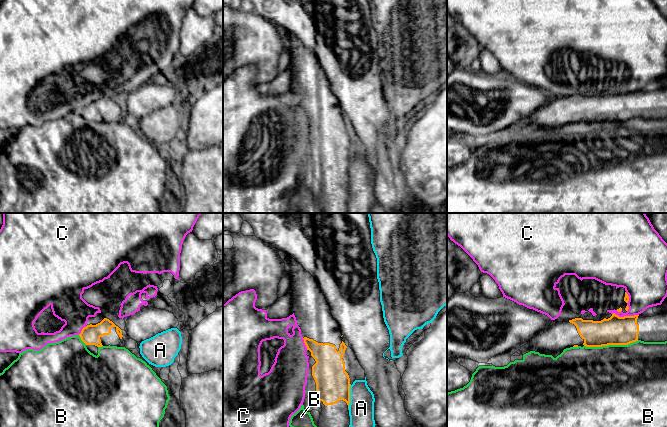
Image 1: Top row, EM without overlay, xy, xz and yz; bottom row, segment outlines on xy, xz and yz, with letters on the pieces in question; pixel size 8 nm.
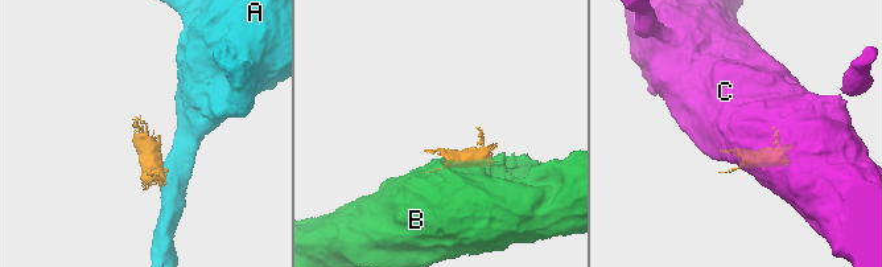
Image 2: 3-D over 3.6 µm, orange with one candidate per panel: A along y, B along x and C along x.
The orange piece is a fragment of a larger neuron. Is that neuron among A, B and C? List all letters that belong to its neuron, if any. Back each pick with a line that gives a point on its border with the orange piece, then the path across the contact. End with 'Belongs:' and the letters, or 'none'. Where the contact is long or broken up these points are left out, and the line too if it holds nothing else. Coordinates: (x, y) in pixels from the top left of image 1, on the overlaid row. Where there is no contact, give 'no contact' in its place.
Belongs: none

